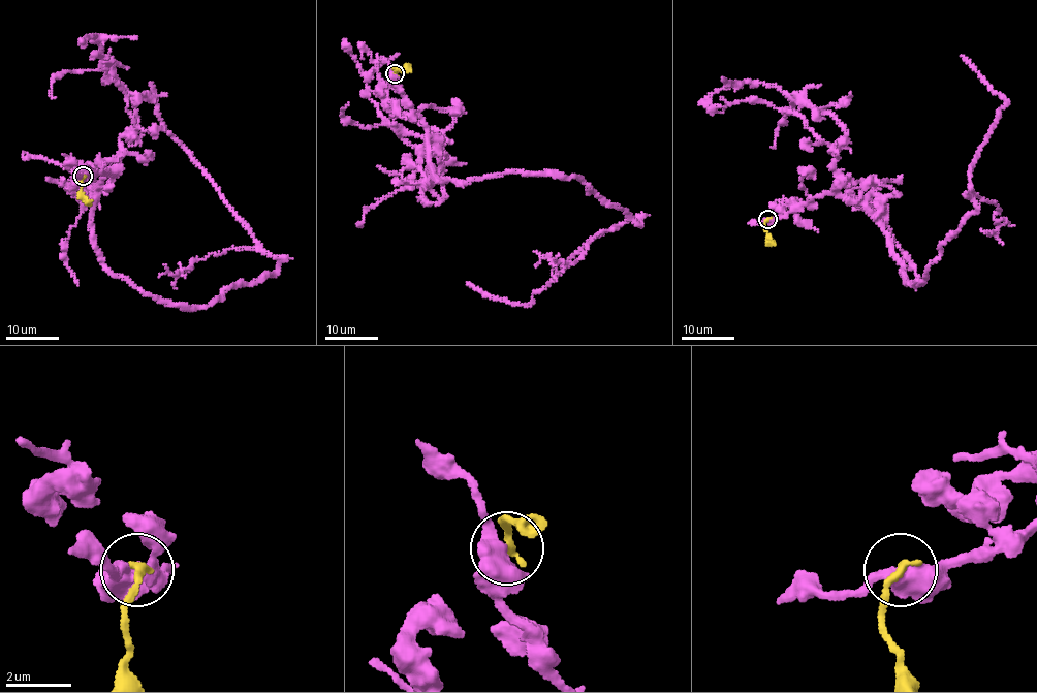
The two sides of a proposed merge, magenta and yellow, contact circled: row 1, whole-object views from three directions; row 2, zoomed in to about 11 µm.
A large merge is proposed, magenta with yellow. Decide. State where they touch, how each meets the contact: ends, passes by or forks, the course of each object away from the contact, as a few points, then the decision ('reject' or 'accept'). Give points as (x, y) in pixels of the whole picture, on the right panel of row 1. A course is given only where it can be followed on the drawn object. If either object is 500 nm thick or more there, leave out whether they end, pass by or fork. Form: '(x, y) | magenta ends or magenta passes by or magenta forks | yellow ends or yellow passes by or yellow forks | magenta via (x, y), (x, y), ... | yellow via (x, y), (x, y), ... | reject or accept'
(767, 219) | magenta via (767, 219), (826, 193), (859, 201), (908, 282), (918, 283), (973, 213), (970, 167), (1005, 102), (962, 55) | yellow via (768, 219), (764, 223), (773, 243) | reject

